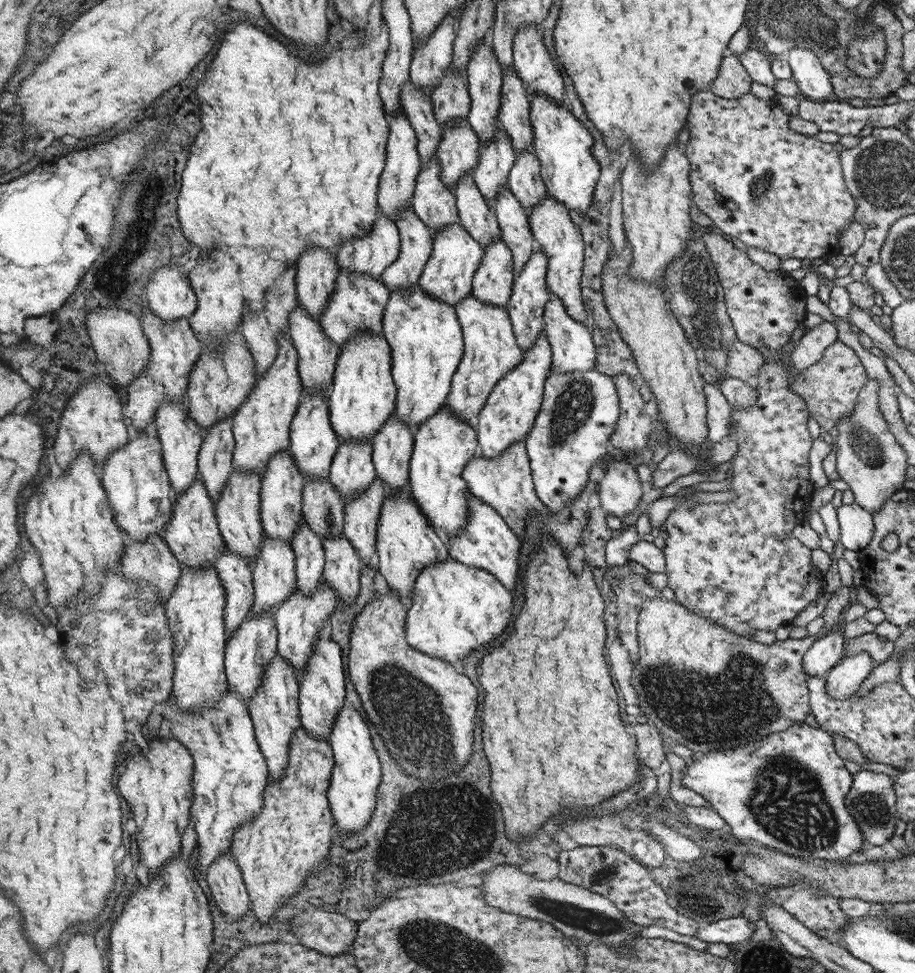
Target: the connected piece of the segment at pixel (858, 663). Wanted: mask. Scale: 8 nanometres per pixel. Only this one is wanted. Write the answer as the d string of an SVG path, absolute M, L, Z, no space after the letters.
M857 654L851 658L841 658L837 666L829 670L825 676L827 692L831 698L847 700L857 692L861 682L867 678L867 674L875 668L871 658L867 654Z

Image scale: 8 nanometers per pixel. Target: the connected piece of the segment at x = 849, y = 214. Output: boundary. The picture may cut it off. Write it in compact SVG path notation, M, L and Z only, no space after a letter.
M697 92L693 96L693 102L689 106L689 120L687 120L687 134L689 140L685 144L685 156L689 158L691 166L693 166L693 204L713 222L715 228L719 228L723 232L725 238L735 238L741 240L741 244L745 244L747 248L757 248L769 254L775 254L779 260L787 260L787 258L797 258L799 262L809 260L813 264L823 262L823 260L831 260L837 256L839 252L839 236L841 232L851 226L855 222L855 212L857 212L857 202L853 200L853 196L847 192L845 188L845 176L843 176L843 164L841 164L841 152L843 146L841 144L823 144L817 138L811 136L803 136L797 134L793 130L789 130L789 116L783 114L783 110L777 106L775 98L771 98L769 102L753 96L753 94L745 94L743 98L737 100L727 100L727 98L719 98L713 92Z

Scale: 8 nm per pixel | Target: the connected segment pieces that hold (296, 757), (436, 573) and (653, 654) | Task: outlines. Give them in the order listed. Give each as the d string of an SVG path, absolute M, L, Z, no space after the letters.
M299 726L289 744L289 766L285 776L263 788L265 806L261 814L233 834L229 850L237 864L241 864L247 898L253 900L251 912L261 924L271 922L277 910L303 890L311 872L321 868L321 862L333 846L335 820L327 798L333 766L335 758L329 742L317 740L317 736Z
M451 556L445 562L425 568L411 594L411 604L407 604L403 620L405 640L417 652L425 652L425 656L433 656L433 660L445 664L459 662L469 652L477 652L477 648L489 648L495 638L503 636L511 618L509 610L513 608L513 598L505 590L505 584L487 570L461 564Z
M645 600L637 622L637 636L641 658L631 670L631 686L639 696L641 716L649 718L647 724L655 726L661 738L681 744L693 754L733 750L769 738L771 734L789 730L789 726L803 724L811 714L805 654L819 640L813 634L803 640L787 638L783 642L775 640L775 644L761 644L725 632L725 628L711 624L705 616L697 616L697 612L677 602Z

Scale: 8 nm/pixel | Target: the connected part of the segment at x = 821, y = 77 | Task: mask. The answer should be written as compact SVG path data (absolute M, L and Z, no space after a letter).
M793 48L785 54L785 60L791 66L793 80L797 82L801 96L807 100L833 100L831 82L827 70L821 66L817 54L807 48Z

